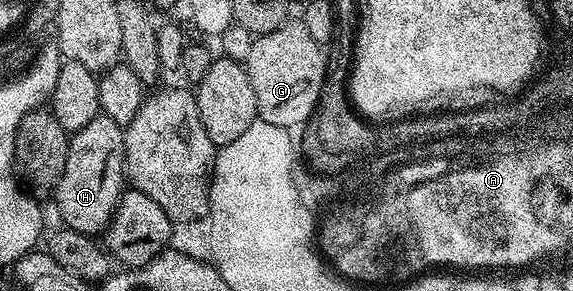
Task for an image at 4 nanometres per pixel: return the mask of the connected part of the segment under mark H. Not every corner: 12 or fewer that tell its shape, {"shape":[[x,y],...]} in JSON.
{"shape":[[123,126],[71,132],[54,188],[67,230],[107,232],[126,190]]}

